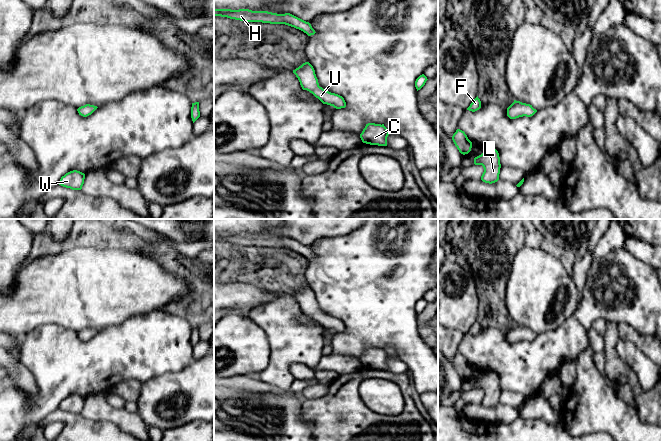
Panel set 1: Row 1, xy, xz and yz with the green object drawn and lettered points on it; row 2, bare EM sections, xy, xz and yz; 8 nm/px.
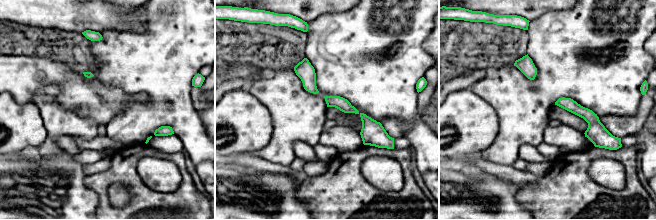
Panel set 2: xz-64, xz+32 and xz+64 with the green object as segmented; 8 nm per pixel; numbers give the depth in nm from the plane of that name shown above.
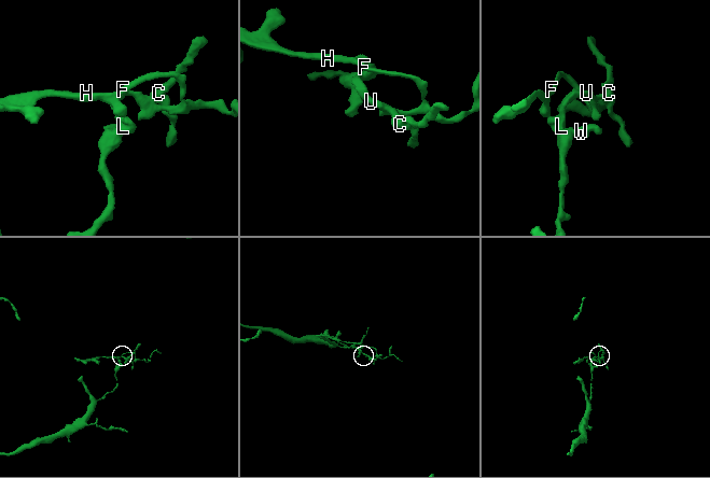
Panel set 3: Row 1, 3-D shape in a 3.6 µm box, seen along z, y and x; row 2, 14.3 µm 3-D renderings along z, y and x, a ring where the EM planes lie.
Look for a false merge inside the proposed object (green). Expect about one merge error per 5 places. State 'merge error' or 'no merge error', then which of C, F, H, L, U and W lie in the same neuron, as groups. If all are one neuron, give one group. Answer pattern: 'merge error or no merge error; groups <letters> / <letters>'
no merge error; groups C F H L U W

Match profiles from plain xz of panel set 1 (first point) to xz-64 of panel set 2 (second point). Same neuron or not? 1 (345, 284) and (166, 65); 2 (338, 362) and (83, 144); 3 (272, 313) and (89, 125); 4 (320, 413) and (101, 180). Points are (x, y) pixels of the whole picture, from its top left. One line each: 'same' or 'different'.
1: same
2: same
3: same
4: same

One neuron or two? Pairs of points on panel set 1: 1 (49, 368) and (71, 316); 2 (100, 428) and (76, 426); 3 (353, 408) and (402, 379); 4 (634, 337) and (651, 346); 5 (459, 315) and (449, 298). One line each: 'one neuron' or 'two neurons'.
1: two neurons
2: one neuron
3: one neuron
4: one neuron
5: one neuron

